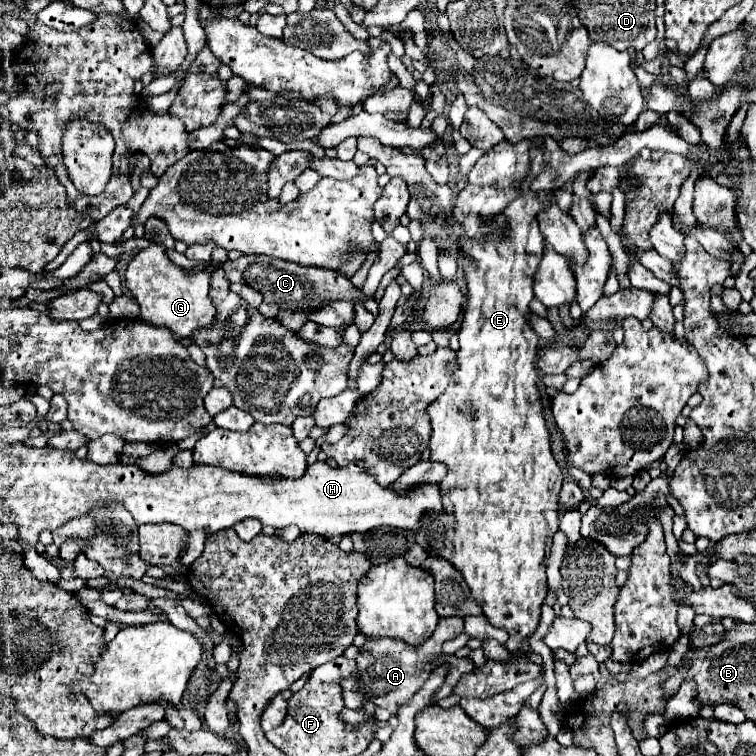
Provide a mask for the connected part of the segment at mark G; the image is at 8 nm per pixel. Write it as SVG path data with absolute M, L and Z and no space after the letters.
M153 243L129 261L125 285L139 305L139 317L153 327L169 329L177 339L189 339L193 331L213 325L215 307L209 299L209 273L201 271L189 275L169 261L161 243Z

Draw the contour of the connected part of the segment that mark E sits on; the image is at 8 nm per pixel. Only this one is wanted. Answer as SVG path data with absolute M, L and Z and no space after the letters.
M533 149L531 151L531 175L527 177L527 181L523 183L523 191L521 195L503 211L503 215L507 217L509 221L509 233L507 235L501 235L501 233L493 233L493 235L487 235L487 237L481 237L481 239L467 239L463 237L459 241L461 249L463 249L463 255L465 255L465 261L463 261L463 267L465 267L465 279L467 279L467 311L463 315L463 325L459 329L459 343L461 343L461 349L457 351L457 363L459 363L459 369L451 375L451 387L445 389L445 393L435 401L431 403L431 407L427 409L429 417L431 417L431 441L429 441L429 449L431 449L431 461L441 461L447 465L447 475L445 479L439 483L439 491L441 491L441 503L443 503L443 513L447 517L423 517L421 519L421 527L419 531L415 533L415 541L427 551L427 555L433 555L433 557L443 557L447 559L449 563L453 563L453 567L457 567L457 571L461 571L473 599L477 599L477 605L483 609L483 615L491 621L491 625L495 627L501 627L509 633L509 639L505 643L505 649L511 653L511 655L517 655L521 651L521 643L523 639L529 639L537 625L539 625L539 619L541 619L541 605L545 601L545 595L549 591L547 587L547 577L545 577L545 561L549 557L549 551L551 551L551 541L553 541L553 535L557 533L559 529L559 503L557 503L557 495L561 491L561 483L563 483L563 473L557 465L557 461L553 459L551 455L551 449L549 449L549 429L547 429L547 421L543 417L543 403L541 403L541 395L537 391L537 369L535 369L535 359L537 359L537 343L539 343L539 337L537 333L533 331L533 327L529 325L529 319L527 319L527 313L531 313L529 309L529 301L533 299L533 291L531 291L531 285L533 285L533 273L541 261L541 255L543 255L543 245L545 245L545 239L537 227L537 211L545 209L549 205L549 201L541 203L537 193L533 193L529 189L529 183L533 181L535 175L539 175L541 171L545 169L545 163L543 163L543 151L541 149Z

